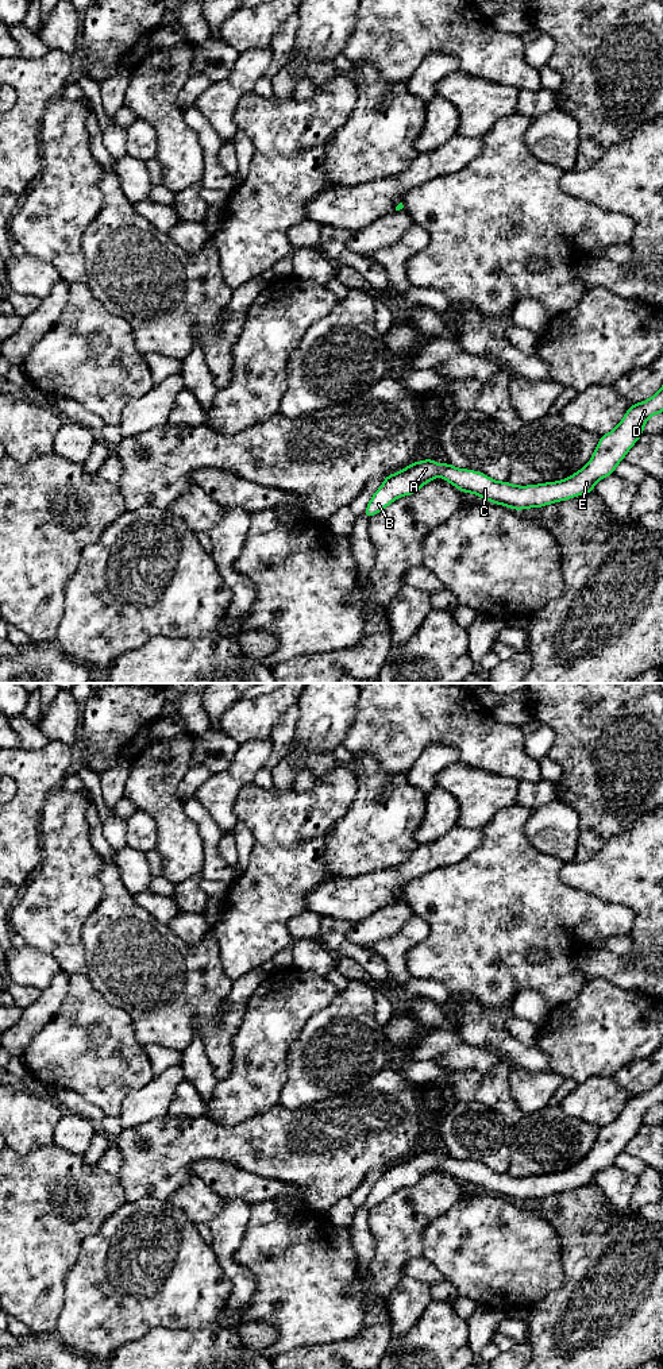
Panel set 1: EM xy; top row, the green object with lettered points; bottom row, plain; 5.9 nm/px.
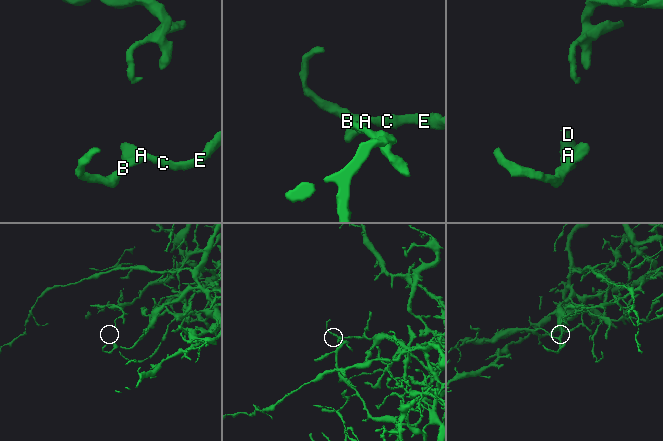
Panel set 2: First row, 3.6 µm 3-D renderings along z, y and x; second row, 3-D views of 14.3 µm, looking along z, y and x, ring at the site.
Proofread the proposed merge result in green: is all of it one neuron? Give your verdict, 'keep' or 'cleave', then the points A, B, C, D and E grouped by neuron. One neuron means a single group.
keep; A B C D E

